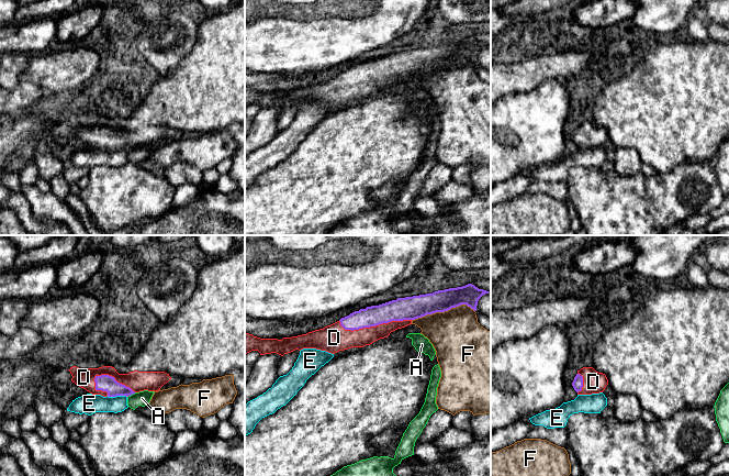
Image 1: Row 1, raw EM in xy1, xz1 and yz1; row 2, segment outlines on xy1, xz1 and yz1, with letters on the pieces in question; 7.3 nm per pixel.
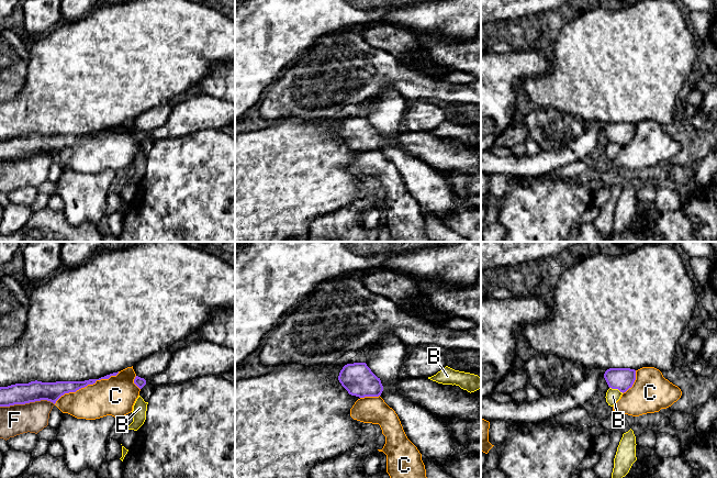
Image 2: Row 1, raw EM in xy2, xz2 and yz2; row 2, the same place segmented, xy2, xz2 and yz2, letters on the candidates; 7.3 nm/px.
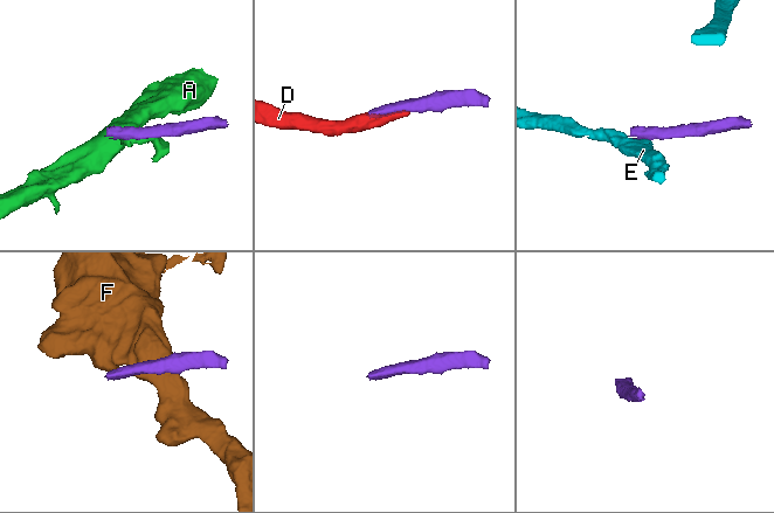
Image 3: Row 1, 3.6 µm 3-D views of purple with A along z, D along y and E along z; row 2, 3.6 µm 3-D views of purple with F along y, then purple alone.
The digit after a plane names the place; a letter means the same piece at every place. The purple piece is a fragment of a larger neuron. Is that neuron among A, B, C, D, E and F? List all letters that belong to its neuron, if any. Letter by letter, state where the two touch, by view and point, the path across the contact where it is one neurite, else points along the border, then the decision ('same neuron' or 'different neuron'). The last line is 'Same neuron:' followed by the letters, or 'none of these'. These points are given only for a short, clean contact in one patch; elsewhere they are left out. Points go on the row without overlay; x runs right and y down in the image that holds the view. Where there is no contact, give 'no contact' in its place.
A: contact xy1 (131, 147); border xy1 (135, 146), (127, 151); different neuron
B: contact yz2 (616, 142); different neuron
C: contact xy2 (86, 140); different neuron
D: contact xz1 (374, 79); same neuron
E: contact xy1 (116, 148); border xy1 (107, 150), (126, 151); different neuron
F: contact xz1 (442, 65); different neuron
Same neuron: D

